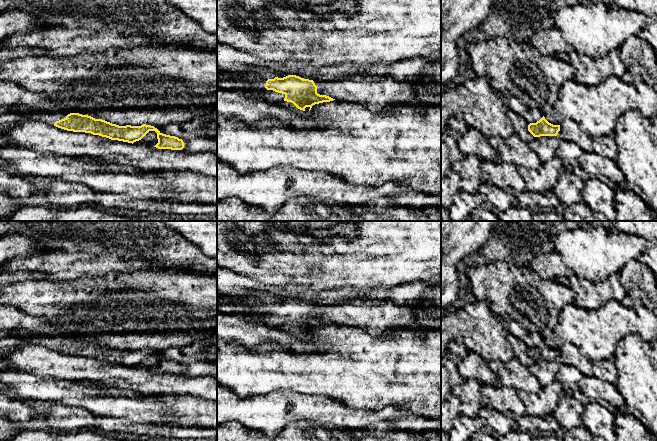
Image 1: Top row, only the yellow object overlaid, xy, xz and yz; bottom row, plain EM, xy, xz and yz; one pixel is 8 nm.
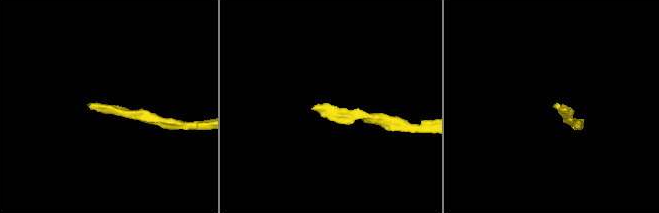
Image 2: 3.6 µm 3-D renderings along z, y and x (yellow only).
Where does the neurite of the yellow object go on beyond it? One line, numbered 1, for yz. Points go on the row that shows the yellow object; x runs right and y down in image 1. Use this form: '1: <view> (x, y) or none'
1: none

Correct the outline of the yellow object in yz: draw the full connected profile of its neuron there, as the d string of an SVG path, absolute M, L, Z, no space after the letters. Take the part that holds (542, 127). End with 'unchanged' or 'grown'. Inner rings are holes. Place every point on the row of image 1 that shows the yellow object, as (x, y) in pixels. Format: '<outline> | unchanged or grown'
M543 116L536 123L530 123L528 125L528 131L534 137L557 136L558 132L560 131L560 125L553 125L549 123Z | unchanged

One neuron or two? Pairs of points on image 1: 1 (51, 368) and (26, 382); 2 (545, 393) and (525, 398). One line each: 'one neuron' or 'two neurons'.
1: two neurons
2: one neuron

